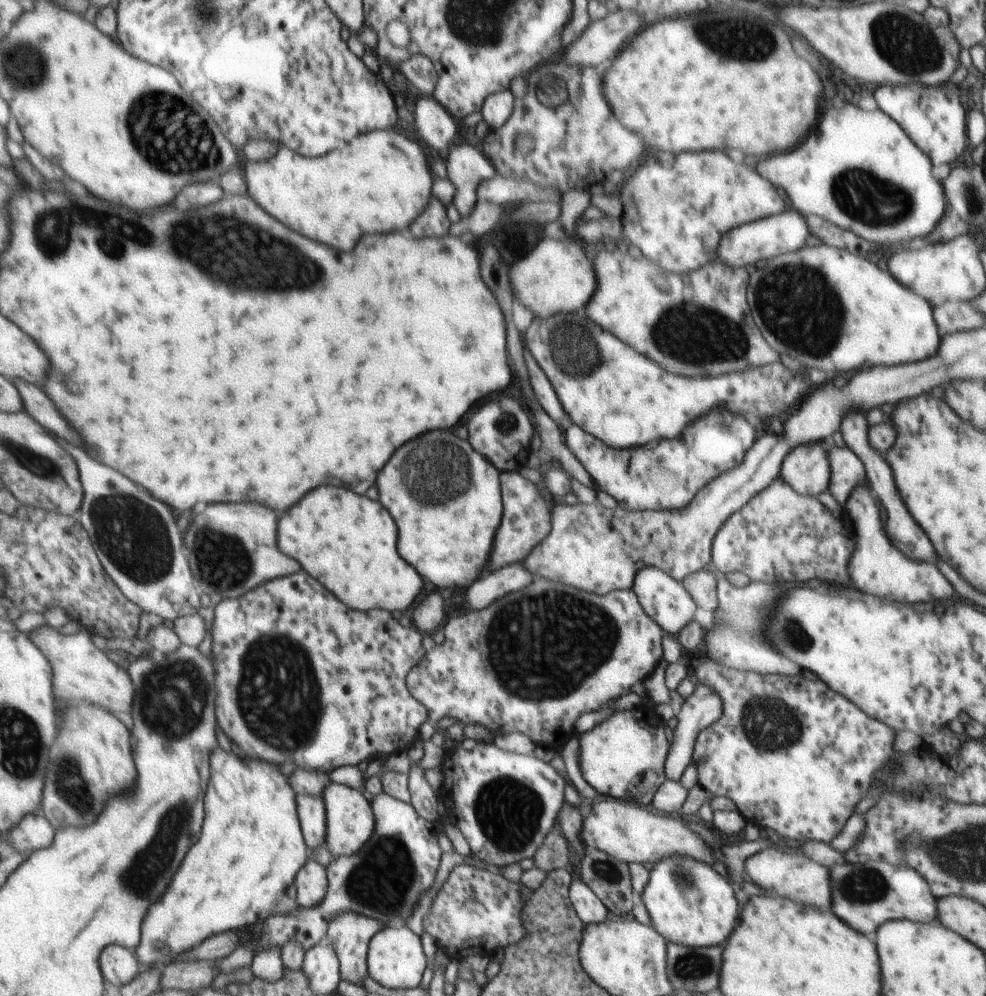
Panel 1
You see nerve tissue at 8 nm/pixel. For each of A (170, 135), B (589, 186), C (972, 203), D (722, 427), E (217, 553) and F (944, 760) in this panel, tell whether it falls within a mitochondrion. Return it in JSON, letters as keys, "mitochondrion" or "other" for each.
{"A":"mitochondrion","B":"other","C":"mitochondrion","D":"mitochondrion","E":"mitochondrion","F":"other"}

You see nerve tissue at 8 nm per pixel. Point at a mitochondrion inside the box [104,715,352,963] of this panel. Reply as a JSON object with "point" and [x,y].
{"point":[171,823]}

